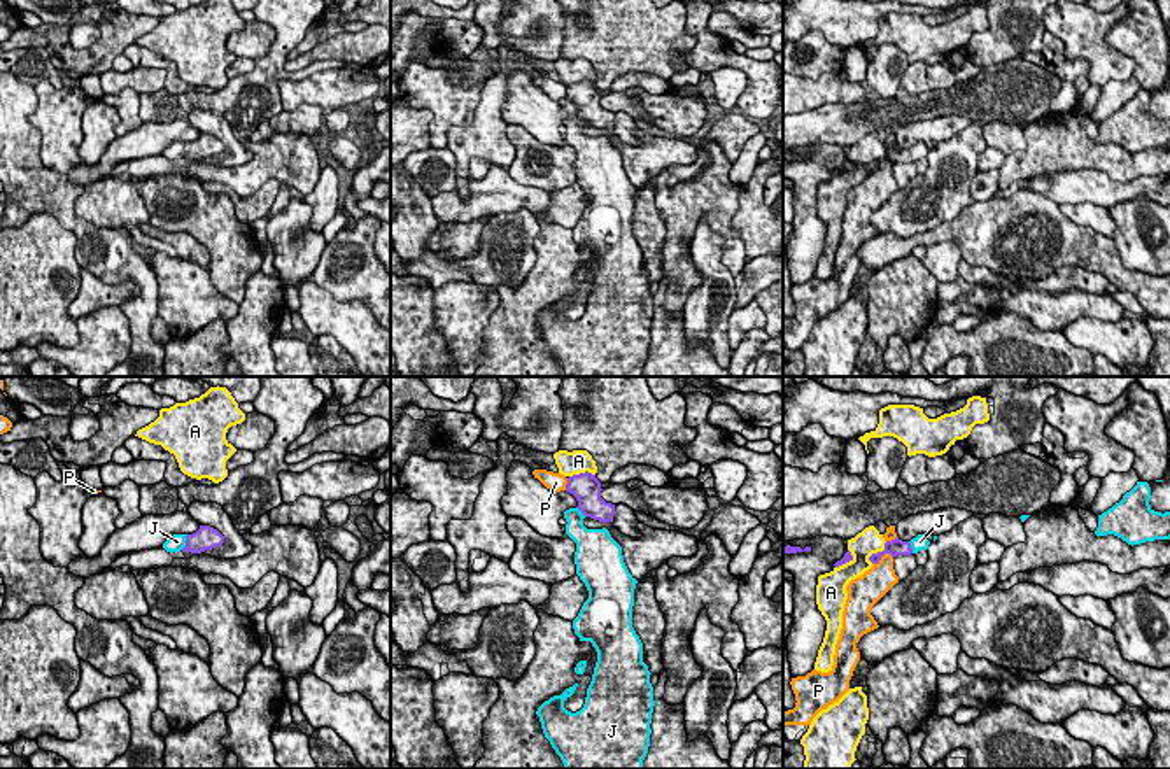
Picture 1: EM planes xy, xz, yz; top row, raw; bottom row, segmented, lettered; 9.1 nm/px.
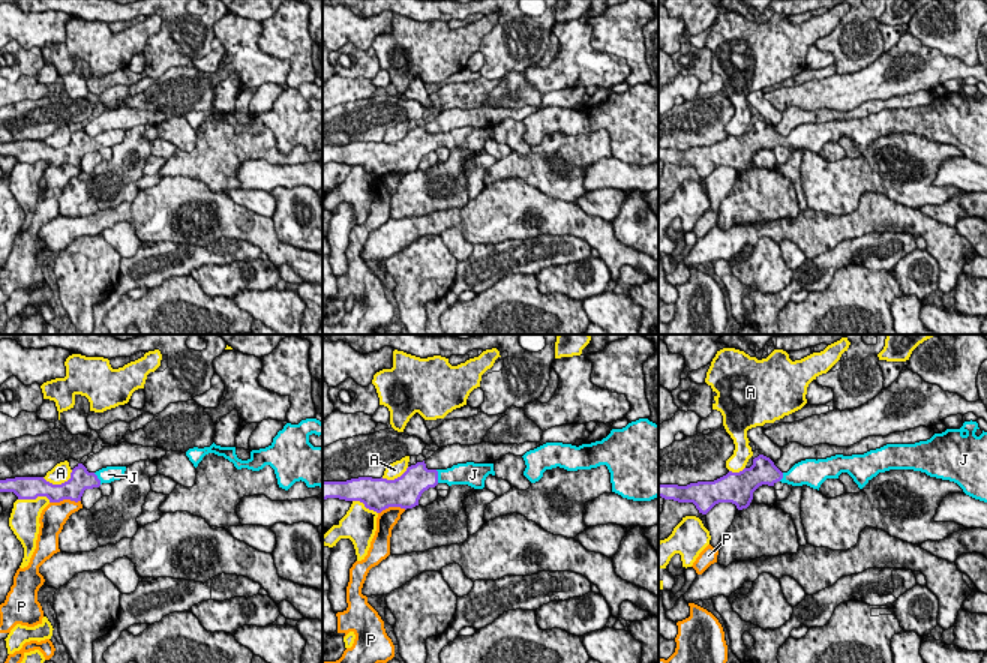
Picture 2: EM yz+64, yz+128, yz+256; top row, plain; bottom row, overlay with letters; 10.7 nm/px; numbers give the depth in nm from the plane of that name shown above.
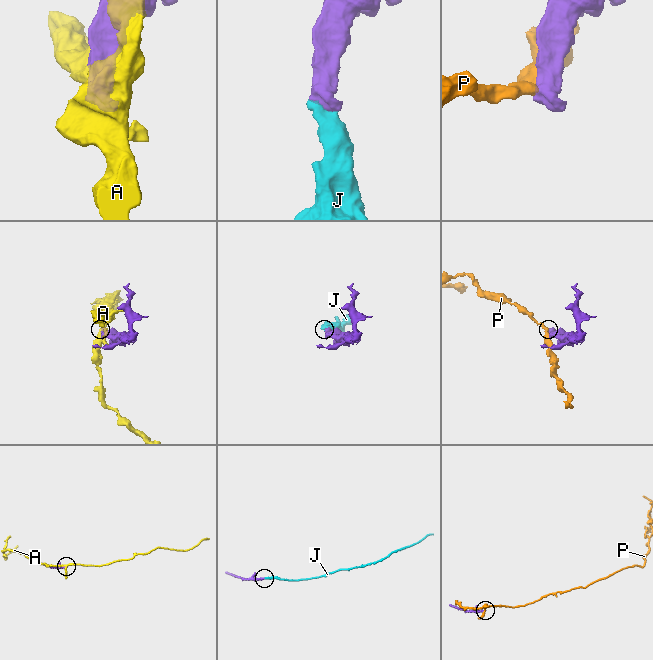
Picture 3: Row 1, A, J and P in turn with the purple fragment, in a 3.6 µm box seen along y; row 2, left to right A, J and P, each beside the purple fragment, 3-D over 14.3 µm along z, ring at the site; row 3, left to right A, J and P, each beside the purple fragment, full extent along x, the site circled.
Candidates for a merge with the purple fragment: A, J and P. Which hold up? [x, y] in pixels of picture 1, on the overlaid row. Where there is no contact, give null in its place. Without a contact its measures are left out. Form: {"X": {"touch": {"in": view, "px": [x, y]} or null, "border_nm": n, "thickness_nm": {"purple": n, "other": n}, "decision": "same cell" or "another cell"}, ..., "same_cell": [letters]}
{"A": {"touch": {"in": "yz", "px": [878, 552]}, "border_nm": 260, "thickness_nm": {"purple": 160, "other": 240}, "decision": "another cell"}, "J": {"touch": {"in": "xy", "px": [186, 542]}, "border_nm": 160, "thickness_nm": {"purple": 220, "other": 160}, "decision": "same cell"}, "P": {"touch": {"in": "yz", "px": [883, 554]}, "border_nm": 190, "thickness_nm": {"purple": 160, "other": 280}, "decision": "another cell"}, "same_cell": ["J"]}

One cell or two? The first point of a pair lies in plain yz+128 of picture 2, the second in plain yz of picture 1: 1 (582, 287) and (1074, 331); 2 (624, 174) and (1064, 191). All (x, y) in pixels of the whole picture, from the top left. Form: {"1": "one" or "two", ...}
{"1": "two", "2": "one"}

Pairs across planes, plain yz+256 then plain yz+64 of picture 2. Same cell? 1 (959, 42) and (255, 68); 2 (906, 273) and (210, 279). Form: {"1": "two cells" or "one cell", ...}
{"1": "two cells", "2": "one cell"}

